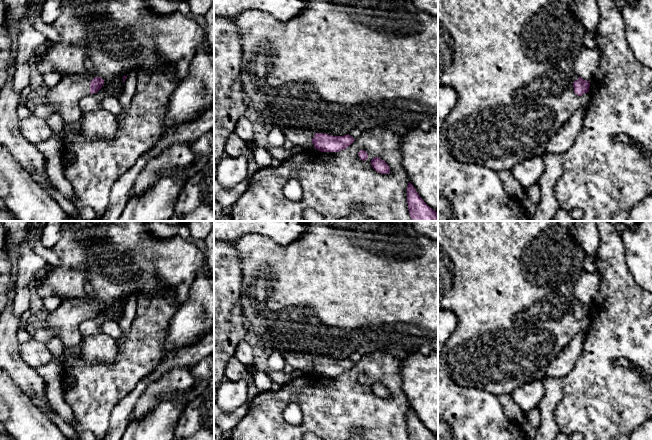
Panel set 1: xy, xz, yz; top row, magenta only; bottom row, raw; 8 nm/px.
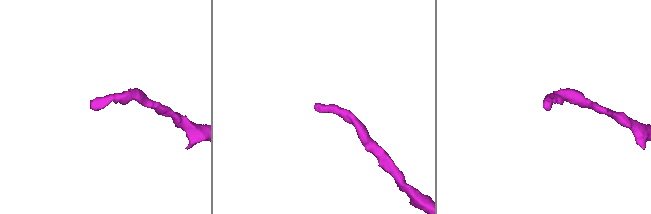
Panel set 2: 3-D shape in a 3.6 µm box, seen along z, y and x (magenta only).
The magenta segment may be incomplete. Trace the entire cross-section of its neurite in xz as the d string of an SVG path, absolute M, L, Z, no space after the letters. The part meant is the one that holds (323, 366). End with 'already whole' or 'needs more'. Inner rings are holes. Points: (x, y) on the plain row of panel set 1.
M281 352L286 364L294 369L302 370L312 366L315 373L321 376L339 376L349 371L354 362L349 358L344 360L332 360L324 357L313 357L301 353Z; needs more

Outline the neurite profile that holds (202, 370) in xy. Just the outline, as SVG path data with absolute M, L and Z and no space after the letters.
M214 352L193 364L190 371L198 385L202 387L214 374Z

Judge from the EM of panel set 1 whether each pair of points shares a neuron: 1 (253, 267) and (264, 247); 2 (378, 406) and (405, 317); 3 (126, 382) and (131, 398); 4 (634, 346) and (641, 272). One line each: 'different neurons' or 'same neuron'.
1: same neuron
2: different neurons
3: different neurons
4: different neurons

